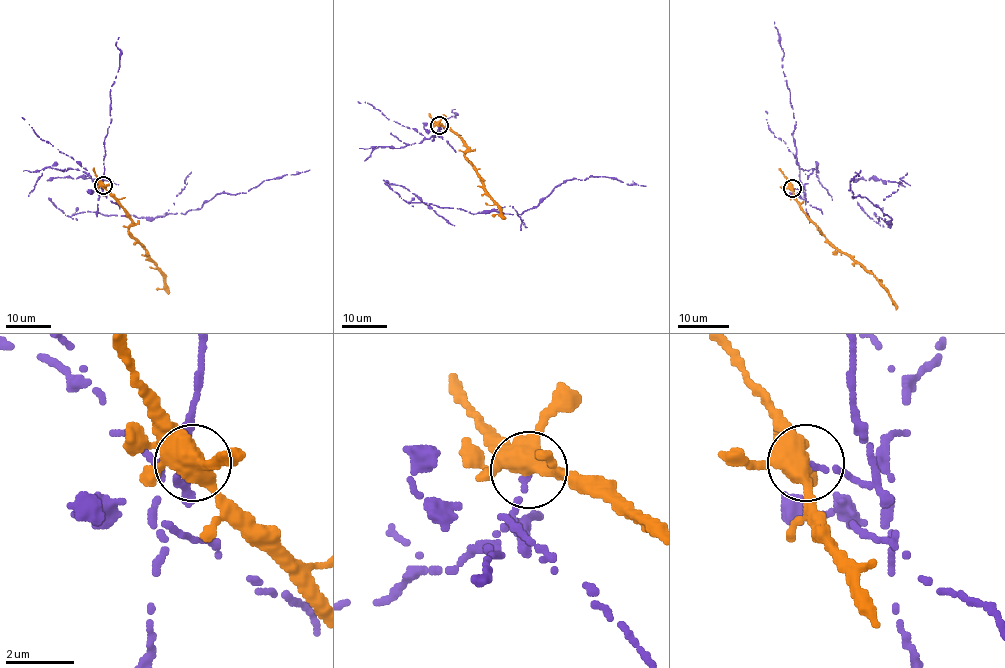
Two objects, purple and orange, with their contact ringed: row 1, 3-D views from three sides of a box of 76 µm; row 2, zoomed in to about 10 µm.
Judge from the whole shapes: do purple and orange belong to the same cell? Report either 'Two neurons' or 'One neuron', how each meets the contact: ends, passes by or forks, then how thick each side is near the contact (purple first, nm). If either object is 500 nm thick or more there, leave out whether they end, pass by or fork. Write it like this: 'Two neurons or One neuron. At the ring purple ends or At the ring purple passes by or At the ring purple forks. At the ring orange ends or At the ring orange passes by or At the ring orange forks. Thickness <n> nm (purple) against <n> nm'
Two neurons. At the ring purple ends. At the ring orange forks. Thickness 140 nm (purple) against 400 nm

